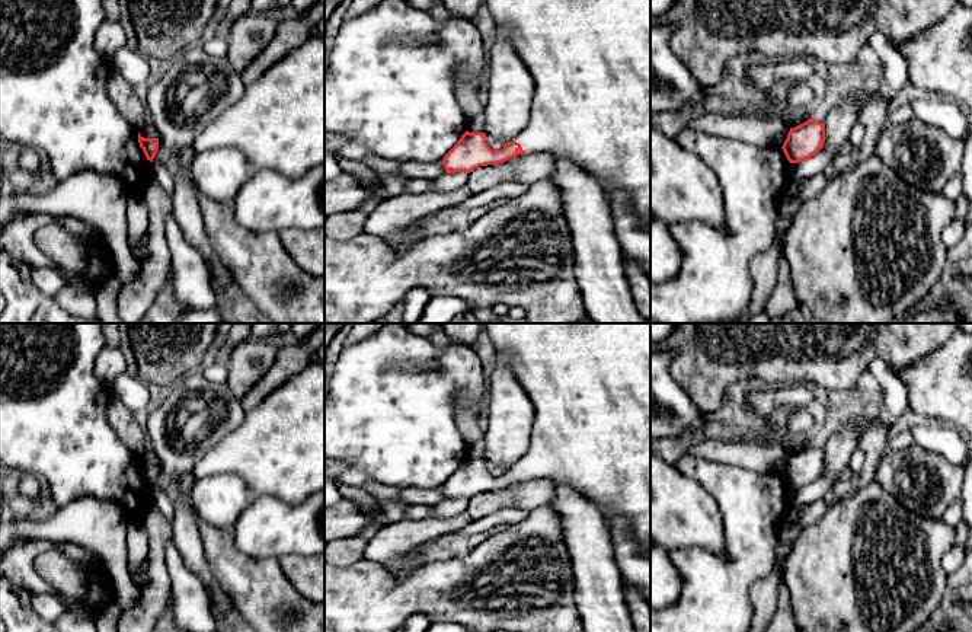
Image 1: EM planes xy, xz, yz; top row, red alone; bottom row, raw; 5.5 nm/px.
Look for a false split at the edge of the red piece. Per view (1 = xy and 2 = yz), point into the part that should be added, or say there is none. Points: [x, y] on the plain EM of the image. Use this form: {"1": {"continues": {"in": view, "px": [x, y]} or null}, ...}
{"1": {"continues": null}, "2": {"continues": null}}

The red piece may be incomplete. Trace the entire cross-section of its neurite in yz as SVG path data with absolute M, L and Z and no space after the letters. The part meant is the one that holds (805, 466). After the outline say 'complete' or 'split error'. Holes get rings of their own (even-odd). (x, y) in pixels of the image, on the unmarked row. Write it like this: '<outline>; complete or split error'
M808 446L790 454L783 478L790 489L799 489L818 479L825 469L825 450Z; complete

